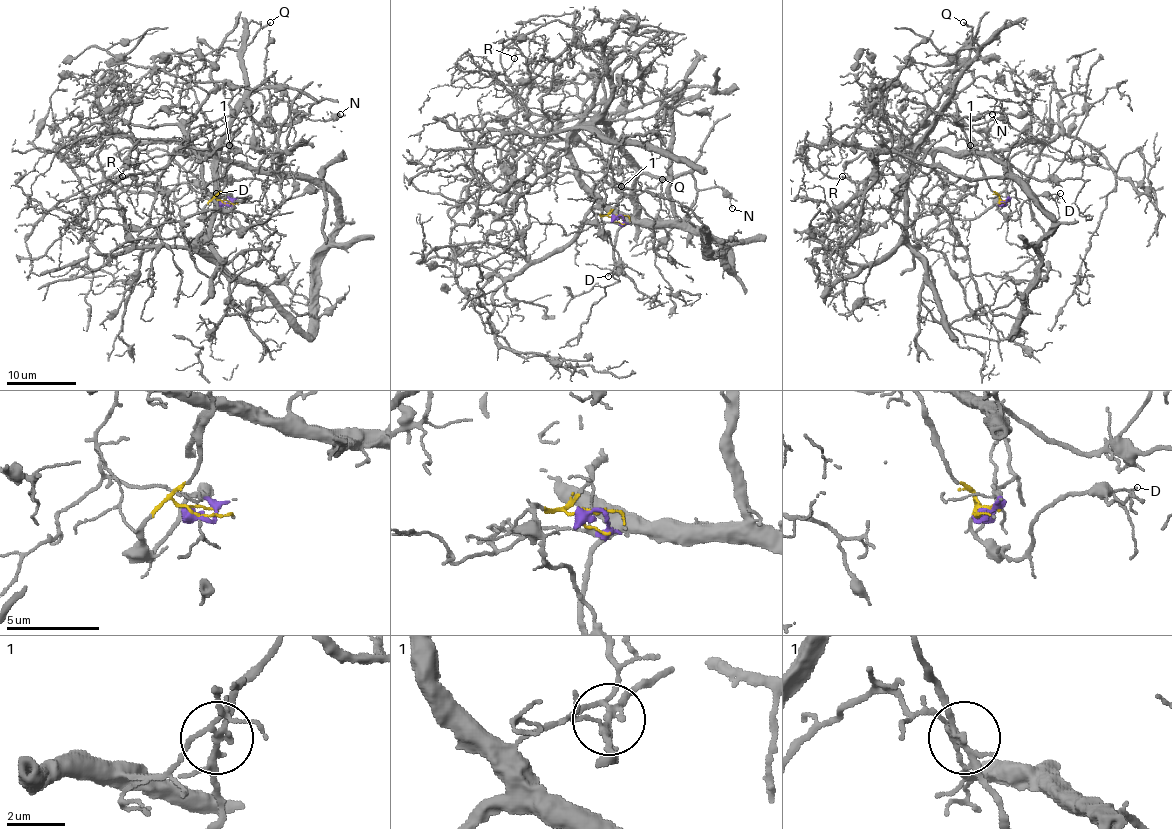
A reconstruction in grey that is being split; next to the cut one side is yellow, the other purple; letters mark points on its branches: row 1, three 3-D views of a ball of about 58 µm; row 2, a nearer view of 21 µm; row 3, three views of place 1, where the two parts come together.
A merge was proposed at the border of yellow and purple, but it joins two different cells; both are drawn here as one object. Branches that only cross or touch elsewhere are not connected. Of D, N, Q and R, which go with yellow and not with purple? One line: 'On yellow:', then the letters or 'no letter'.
On yellow: D, N, Q

